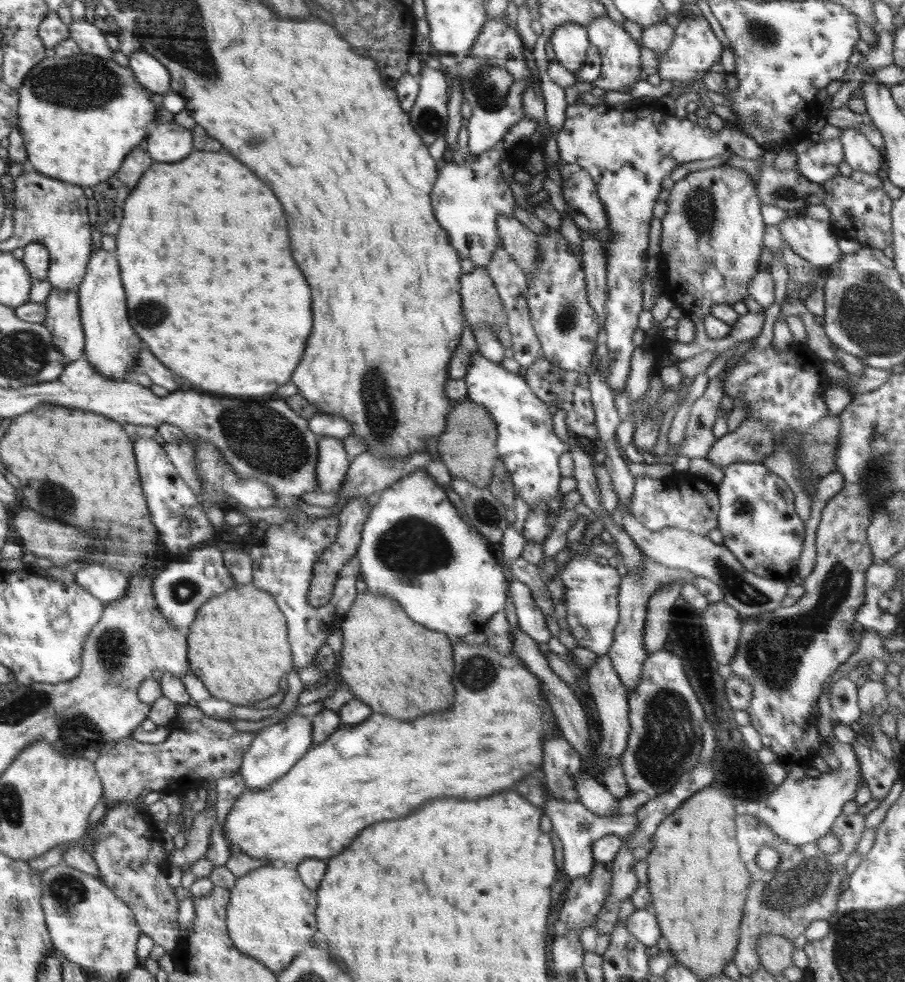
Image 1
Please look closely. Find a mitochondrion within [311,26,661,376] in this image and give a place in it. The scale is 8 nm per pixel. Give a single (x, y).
(488, 83)

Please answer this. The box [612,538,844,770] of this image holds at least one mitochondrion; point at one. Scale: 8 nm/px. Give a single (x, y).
(739, 587)

